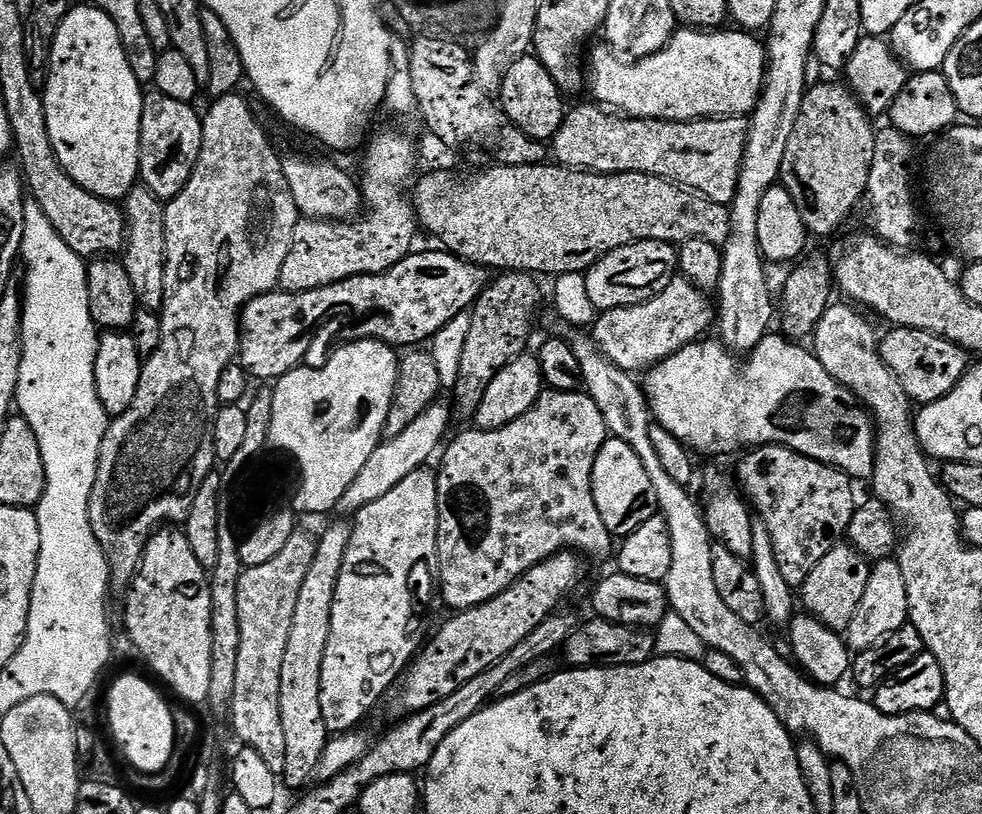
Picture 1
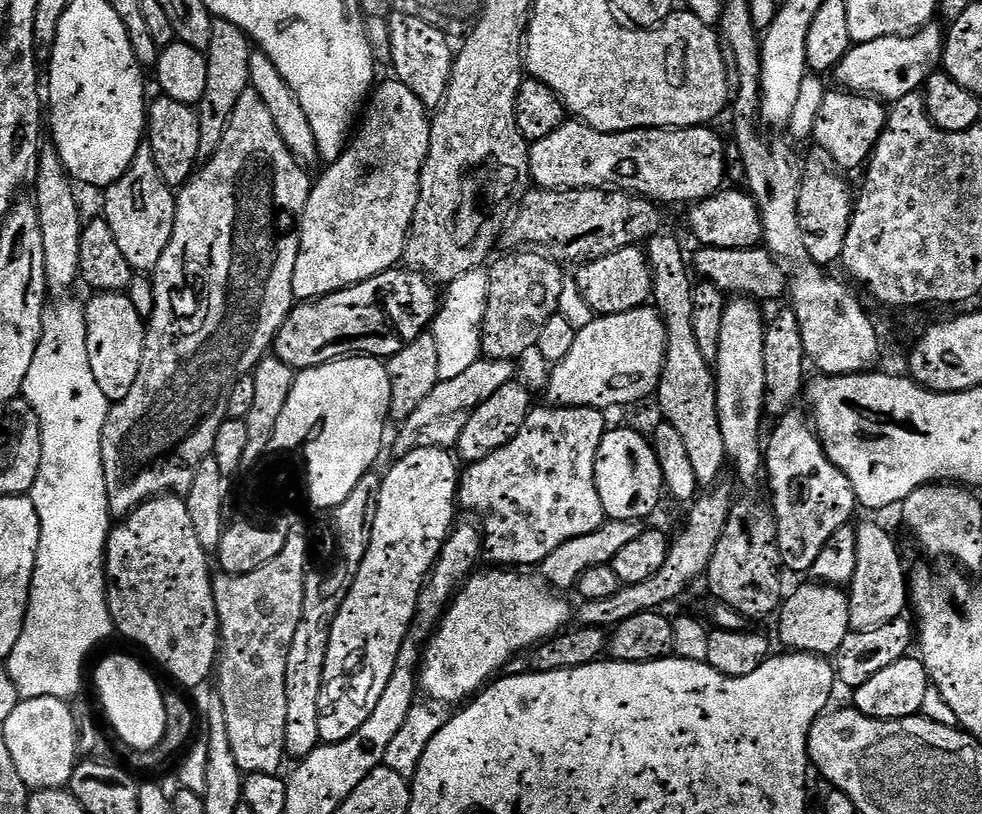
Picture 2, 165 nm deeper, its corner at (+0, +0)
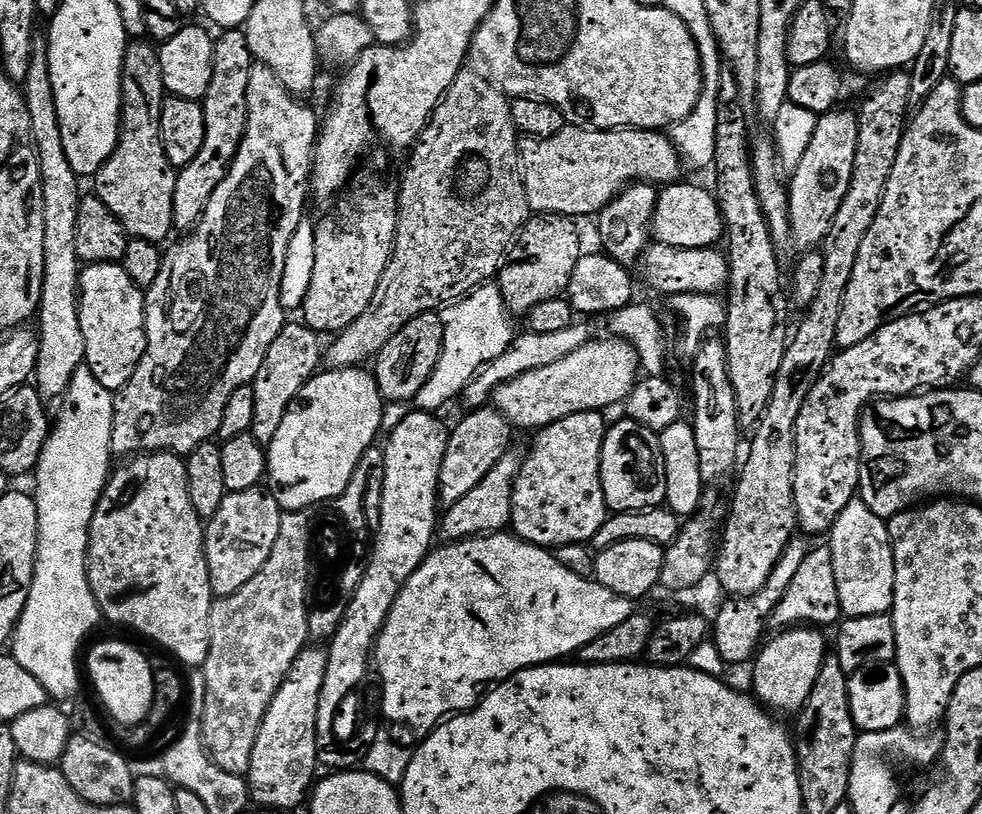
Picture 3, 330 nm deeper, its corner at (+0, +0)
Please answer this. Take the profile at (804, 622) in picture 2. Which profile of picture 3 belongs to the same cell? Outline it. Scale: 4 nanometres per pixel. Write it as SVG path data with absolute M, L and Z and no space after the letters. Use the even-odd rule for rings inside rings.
M812 626L785 628L775 635L756 653L756 659L751 665L751 691L755 699L773 713L798 714L806 706L806 698L810 698L810 690L814 690L814 682L818 682L818 674L822 674L824 657L829 655L830 644L824 641L825 633Z

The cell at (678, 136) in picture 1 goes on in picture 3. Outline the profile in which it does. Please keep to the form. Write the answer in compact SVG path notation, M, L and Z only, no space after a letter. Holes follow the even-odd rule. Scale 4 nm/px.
M565 126L561 132L554 134L554 138L546 138L545 140L533 140L531 138L524 138L519 141L520 145L520 175L524 178L524 185L526 186L526 198L528 199L529 209L533 213L539 214L541 212L553 212L559 216L570 216L573 218L581 218L580 216L595 217L601 212L606 205L614 199L623 188L628 187L629 184L654 184L657 186L667 186L677 183L681 179L680 168L682 169L682 161L680 155L677 154L675 146L673 146L671 139L663 131L660 130L645 130L643 128L618 128L611 132L598 132L594 128L574 128Z

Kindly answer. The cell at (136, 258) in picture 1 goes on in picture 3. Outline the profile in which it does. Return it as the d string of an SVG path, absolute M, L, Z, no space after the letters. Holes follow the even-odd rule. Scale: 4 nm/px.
M140 38L129 43L122 70L122 123L120 125L120 141L114 154L102 166L102 170L94 177L94 194L110 206L114 218L122 222L133 240L145 240L151 244L163 245L164 239L174 232L174 186L178 169L166 158L166 150L162 146L162 106L166 99L162 82L162 62L160 50L155 43Z

